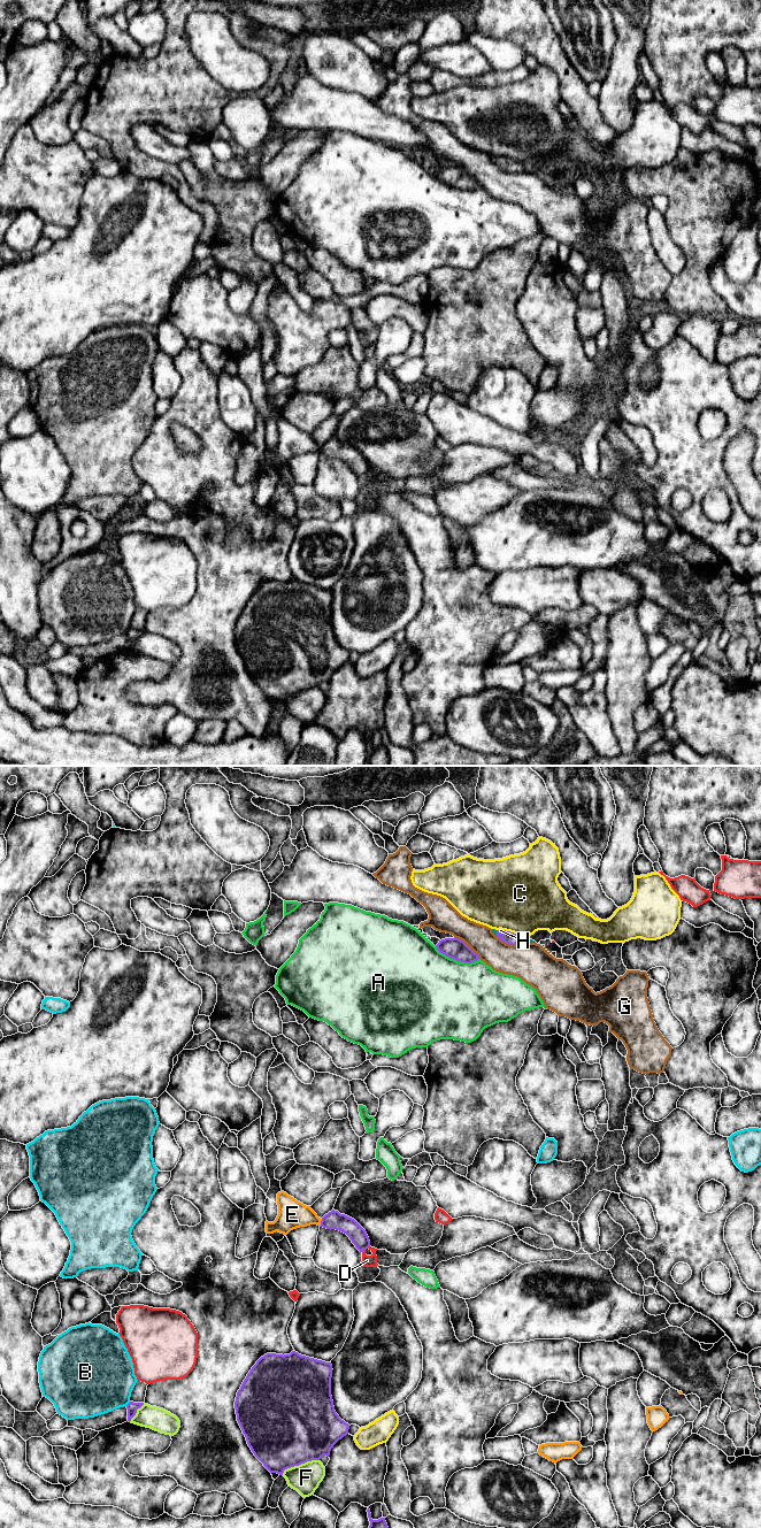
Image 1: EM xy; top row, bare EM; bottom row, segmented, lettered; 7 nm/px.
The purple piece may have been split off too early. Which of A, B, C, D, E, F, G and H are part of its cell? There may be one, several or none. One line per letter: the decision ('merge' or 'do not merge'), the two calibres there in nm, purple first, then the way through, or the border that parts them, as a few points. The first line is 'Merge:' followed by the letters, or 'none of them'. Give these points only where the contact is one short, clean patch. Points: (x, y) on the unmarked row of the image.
Merge: H
A: do not merge; calibres 150 and 500 nm
B: do not merge; calibres 70 and 460 nm
C: do not merge; calibres 90 and 480 nm
D: do not merge; calibres 120 and 80 nm
E: do not merge; calibres 130 and 200 nm
F: do not merge; calibres 500 and 200 nm
G: do not merge; calibres 90 and 280 nm
H: merge; calibres 90 and 20 nm; way xy (508, 164), (499, 159), (500, 158)

